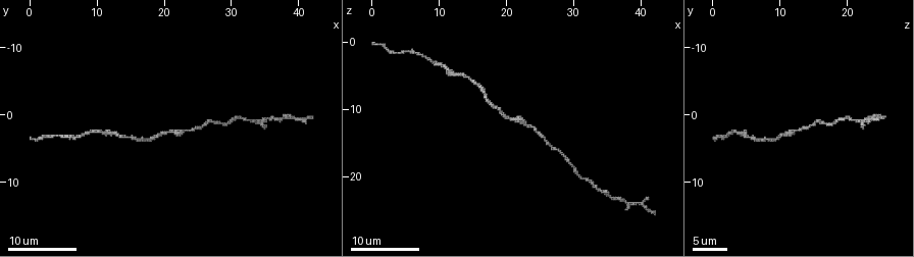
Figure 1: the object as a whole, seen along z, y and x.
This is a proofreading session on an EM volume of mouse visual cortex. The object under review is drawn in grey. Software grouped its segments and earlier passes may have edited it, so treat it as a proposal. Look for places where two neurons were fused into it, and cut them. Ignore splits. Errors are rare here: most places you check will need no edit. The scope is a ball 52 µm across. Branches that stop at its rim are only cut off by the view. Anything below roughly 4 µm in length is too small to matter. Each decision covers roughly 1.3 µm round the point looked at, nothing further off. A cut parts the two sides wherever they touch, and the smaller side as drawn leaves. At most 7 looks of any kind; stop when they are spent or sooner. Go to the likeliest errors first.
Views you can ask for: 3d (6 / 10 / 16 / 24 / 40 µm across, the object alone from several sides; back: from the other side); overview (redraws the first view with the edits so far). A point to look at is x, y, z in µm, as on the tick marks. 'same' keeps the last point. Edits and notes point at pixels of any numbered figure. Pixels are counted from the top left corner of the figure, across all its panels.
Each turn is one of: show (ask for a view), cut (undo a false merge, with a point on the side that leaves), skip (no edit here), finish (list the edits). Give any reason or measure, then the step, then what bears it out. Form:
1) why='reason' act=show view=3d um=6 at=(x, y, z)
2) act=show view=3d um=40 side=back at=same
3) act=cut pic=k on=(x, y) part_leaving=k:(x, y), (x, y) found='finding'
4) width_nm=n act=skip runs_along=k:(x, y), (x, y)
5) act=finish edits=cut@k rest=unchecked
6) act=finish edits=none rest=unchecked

why='thick turns thin' act=show view=3d um=16 at=(13.0, 3.0, 4.5)

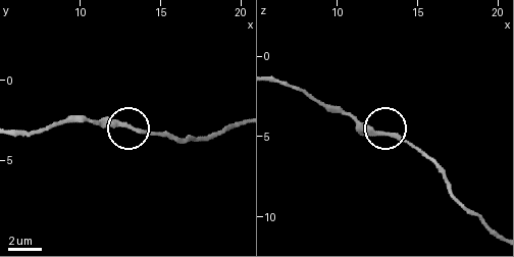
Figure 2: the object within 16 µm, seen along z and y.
act=show view=3d um=6 at=(13.3, 2.8, 4.8)

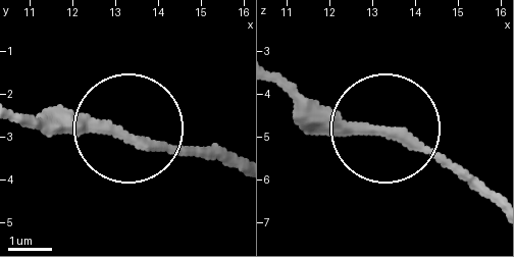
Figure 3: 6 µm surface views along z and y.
act=skip runs_along=3:(233, 158), (112, 129), (28, 129) found='all the same neuron'

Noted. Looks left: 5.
why='sudden change in width' act=show view=3d um=24 at=(32.0, 1.0, 20.5)

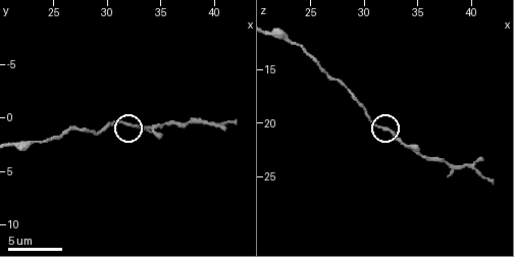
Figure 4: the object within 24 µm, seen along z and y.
act=show view=3d um=6 at=(32.0, 0.8, 20.4)

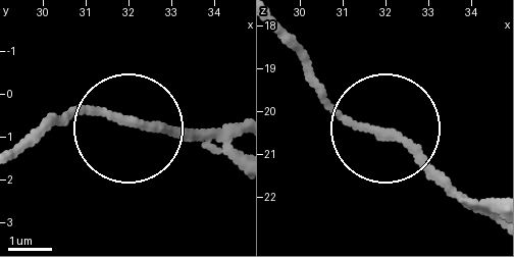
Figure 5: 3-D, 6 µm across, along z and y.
why='from behind' act=show view=3d um=6 side=back at=(32.10, 0.65, 20.55)

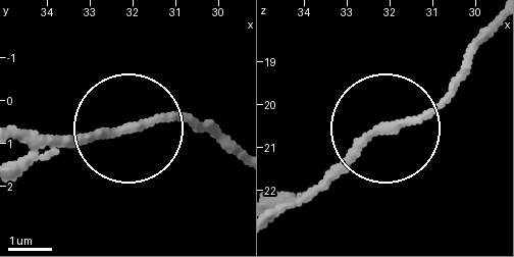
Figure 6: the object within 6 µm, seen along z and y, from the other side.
width_nm=180 act=skip runs_along=6:(494, 32), (427, 108), (362, 142), (300, 204) found='all the same neuron'

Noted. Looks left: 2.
why='three arms meet' act=show view=3d um=6 at=(37.6, 0.6, 23.8)

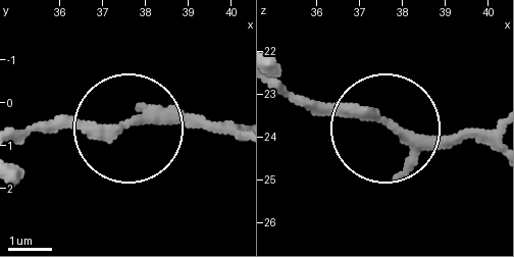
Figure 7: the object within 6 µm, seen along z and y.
why='other side' act=show view=3d um=6 side=back at=(37.80, 0.40, 23.80)

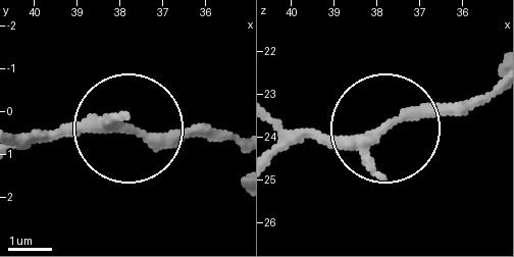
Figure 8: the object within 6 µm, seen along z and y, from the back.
arms=3 act=skip runs_along=8:(240, 140), (23, 133) found='all the same neuron'

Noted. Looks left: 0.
act=finish edits=none rest=unchecked

